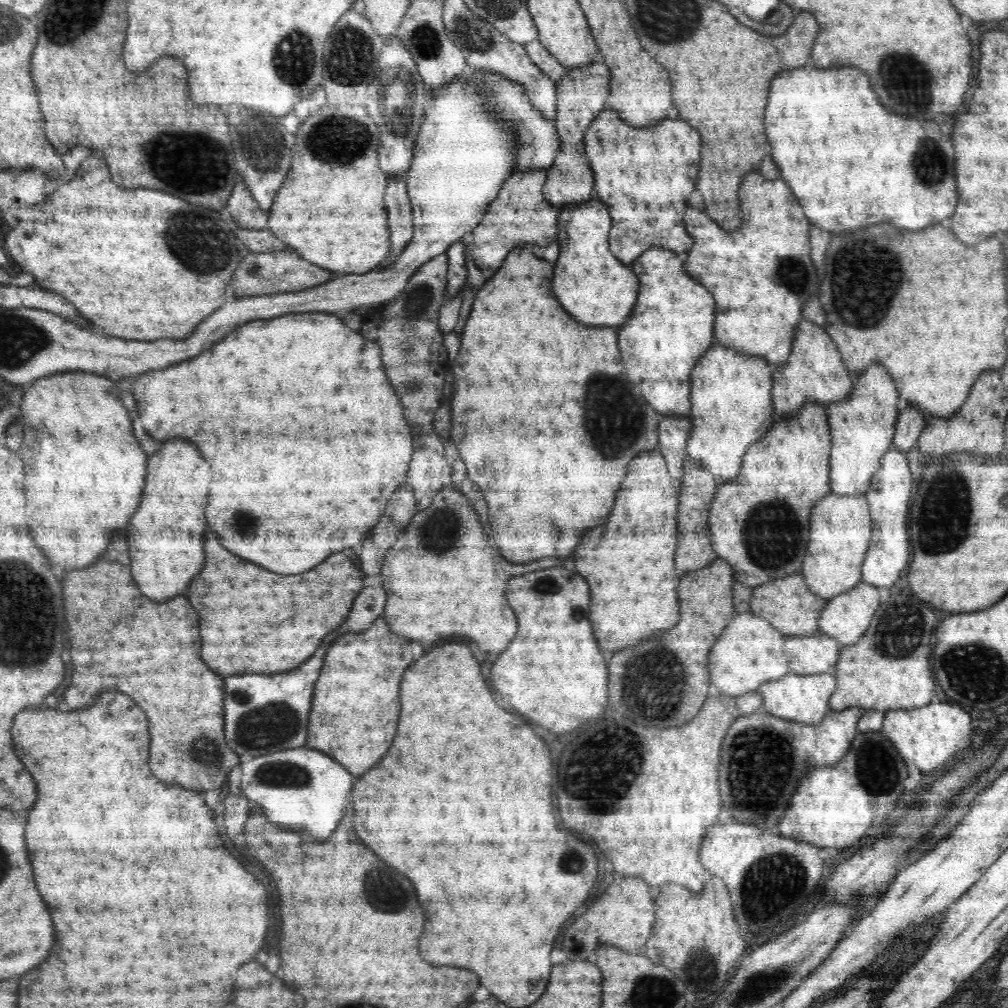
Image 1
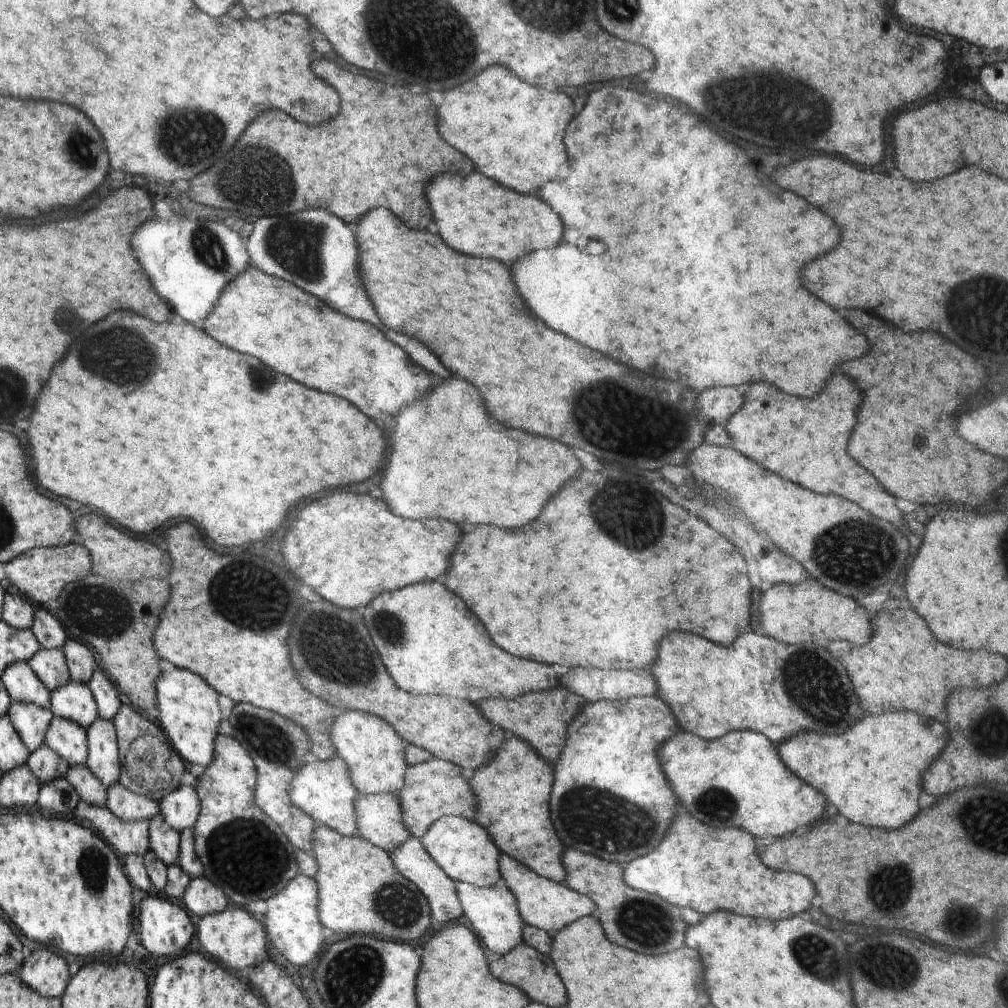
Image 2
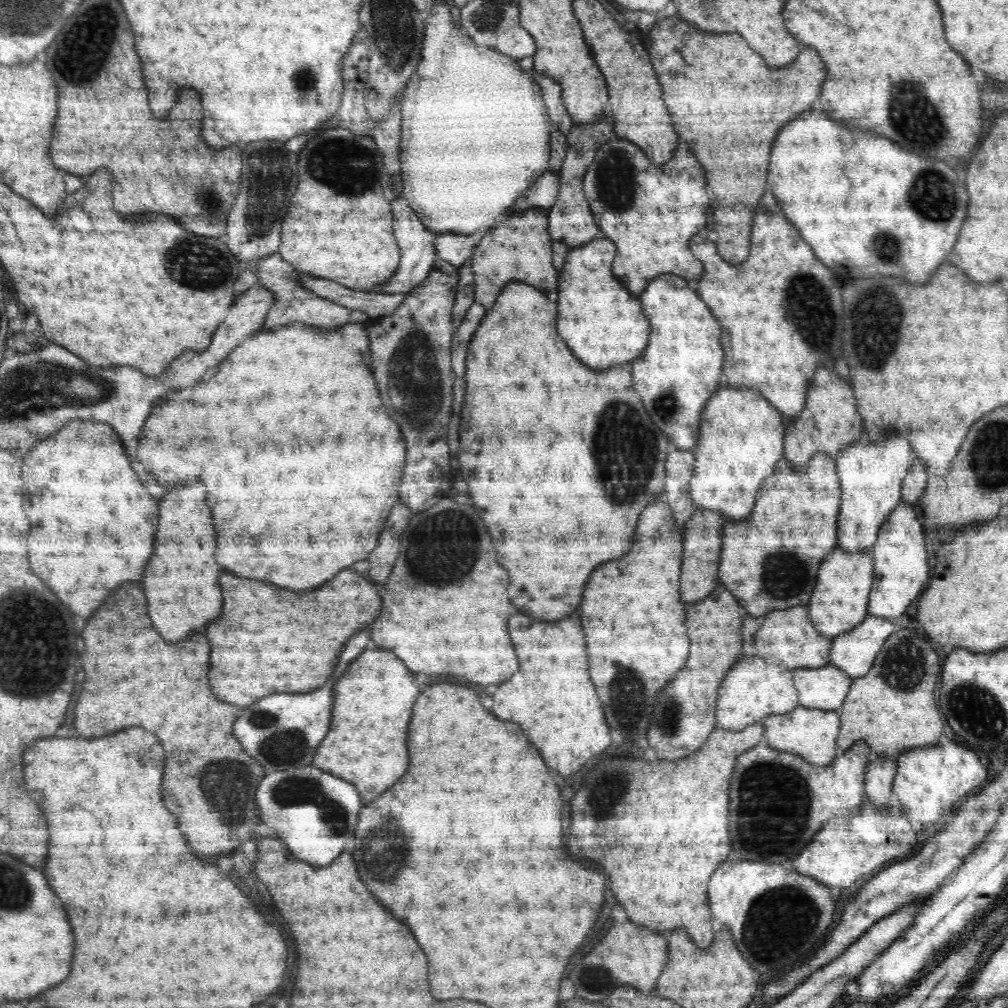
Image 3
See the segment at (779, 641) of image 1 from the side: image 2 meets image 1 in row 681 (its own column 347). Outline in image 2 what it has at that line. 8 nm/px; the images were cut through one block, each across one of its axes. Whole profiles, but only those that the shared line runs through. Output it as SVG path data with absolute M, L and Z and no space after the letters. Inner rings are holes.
M339 711L329 733L336 756L345 764L358 793L397 794L403 786L408 764L404 759L406 742L378 716L363 711Z

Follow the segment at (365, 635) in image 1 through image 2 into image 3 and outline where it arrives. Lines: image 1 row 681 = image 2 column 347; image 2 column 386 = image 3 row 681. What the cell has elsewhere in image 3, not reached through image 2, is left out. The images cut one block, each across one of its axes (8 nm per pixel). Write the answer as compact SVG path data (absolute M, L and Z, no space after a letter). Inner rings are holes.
M366 650L352 662L348 672L336 684L336 704L332 716L332 728L314 756L314 766L352 782L364 804L380 798L392 784L396 784L408 770L408 726L412 718L412 708L416 704L420 690L414 684L414 674L388 650Z

